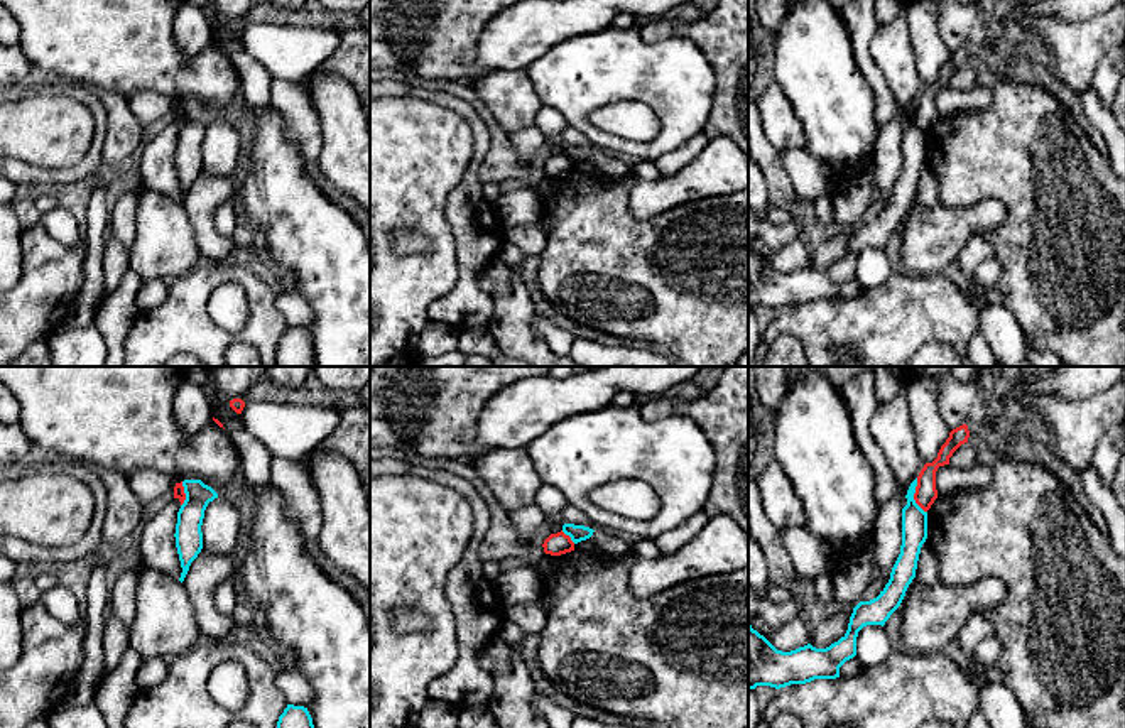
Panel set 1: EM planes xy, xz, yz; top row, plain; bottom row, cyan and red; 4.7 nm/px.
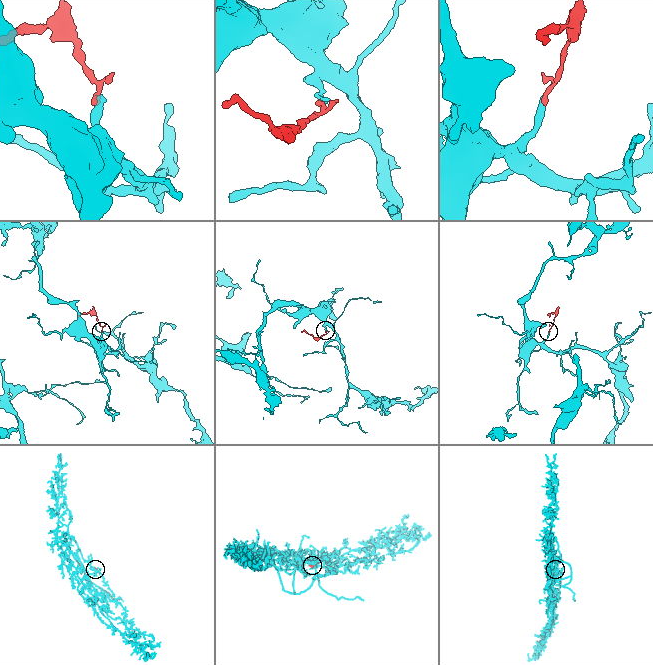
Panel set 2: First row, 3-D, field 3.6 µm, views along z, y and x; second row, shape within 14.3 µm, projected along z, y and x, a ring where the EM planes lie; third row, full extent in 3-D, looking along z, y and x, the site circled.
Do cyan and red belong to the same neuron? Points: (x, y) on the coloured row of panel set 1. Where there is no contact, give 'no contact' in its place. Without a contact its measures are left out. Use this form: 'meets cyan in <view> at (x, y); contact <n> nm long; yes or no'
meets cyan in yz at (913, 495); contact 180 nm long; no

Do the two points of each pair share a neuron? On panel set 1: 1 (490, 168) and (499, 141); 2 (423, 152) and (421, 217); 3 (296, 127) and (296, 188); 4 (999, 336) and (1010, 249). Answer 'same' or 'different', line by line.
1: same
2: same
3: different
4: different

